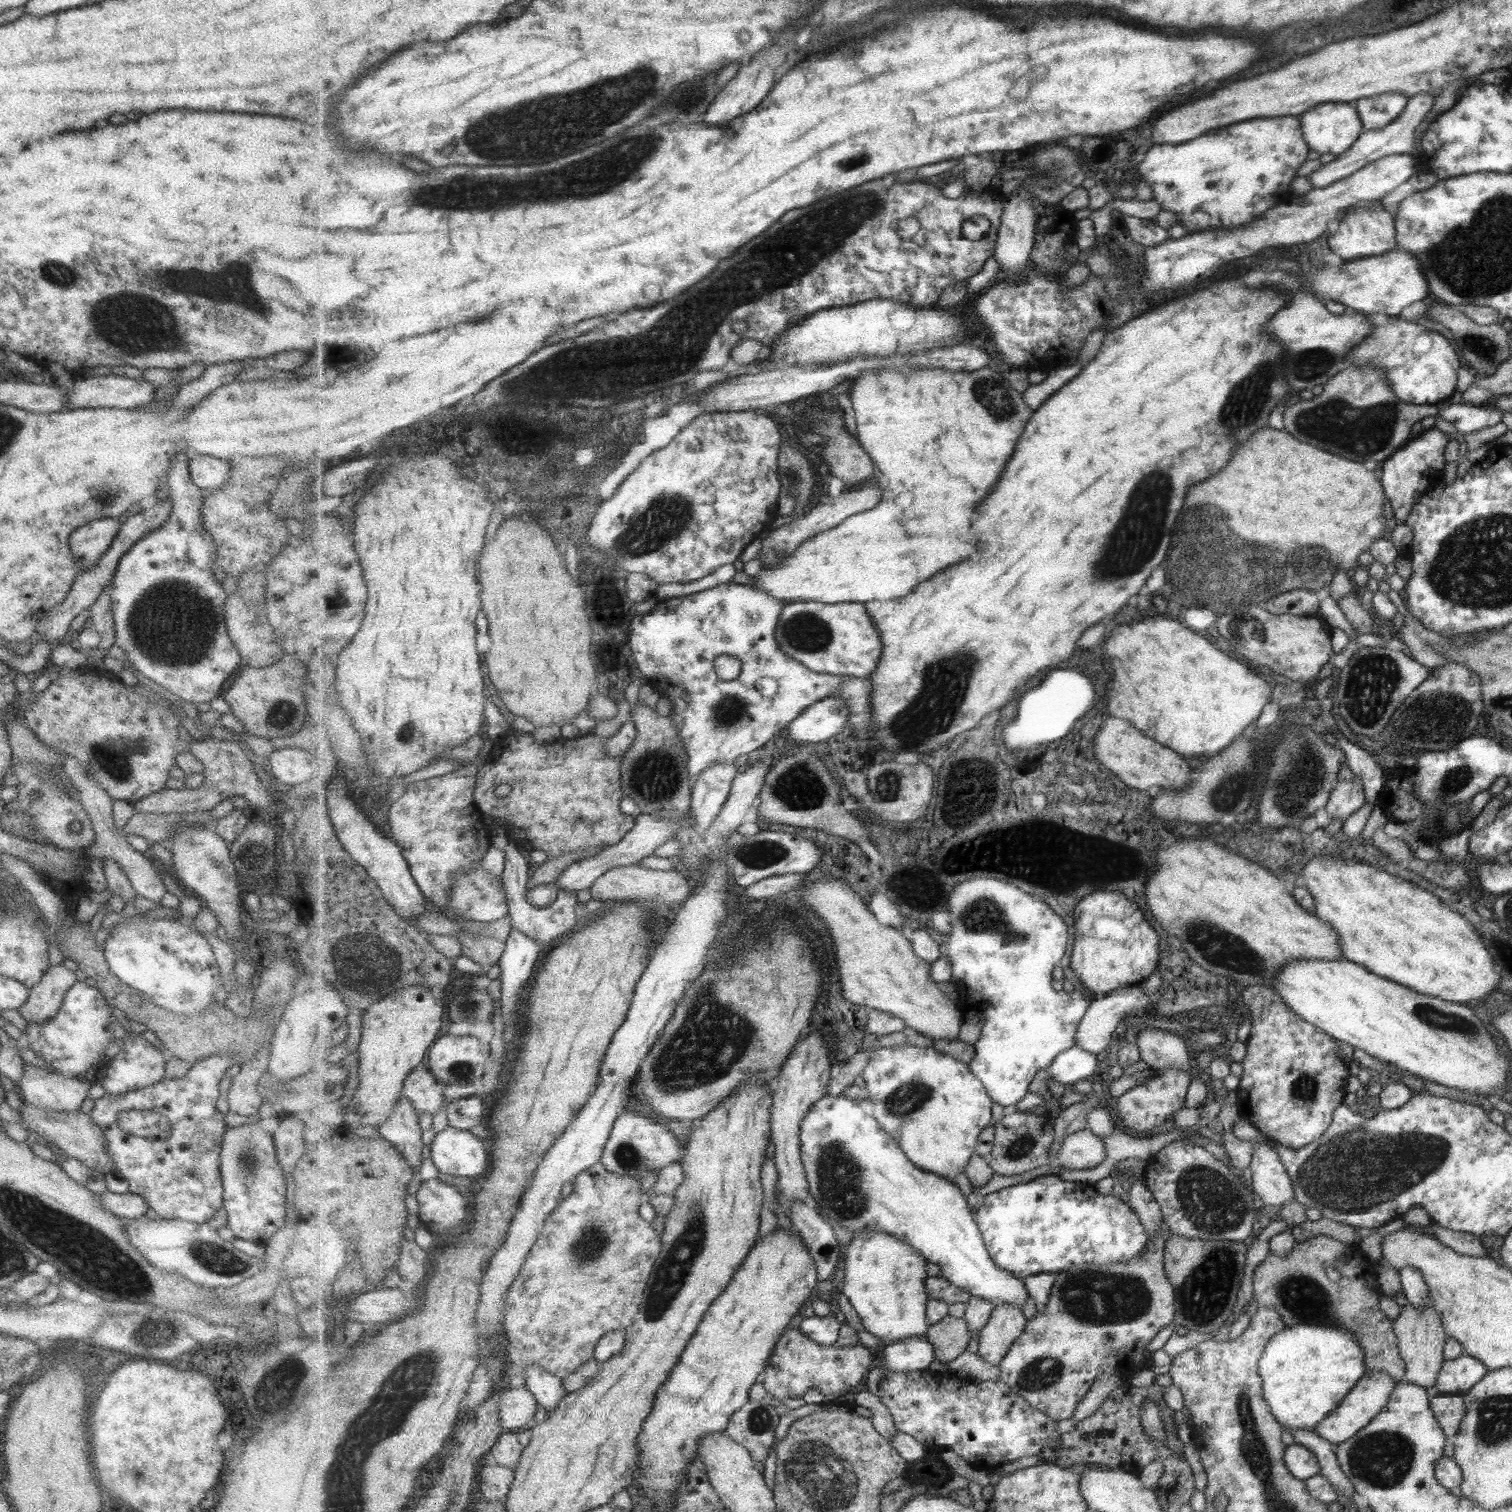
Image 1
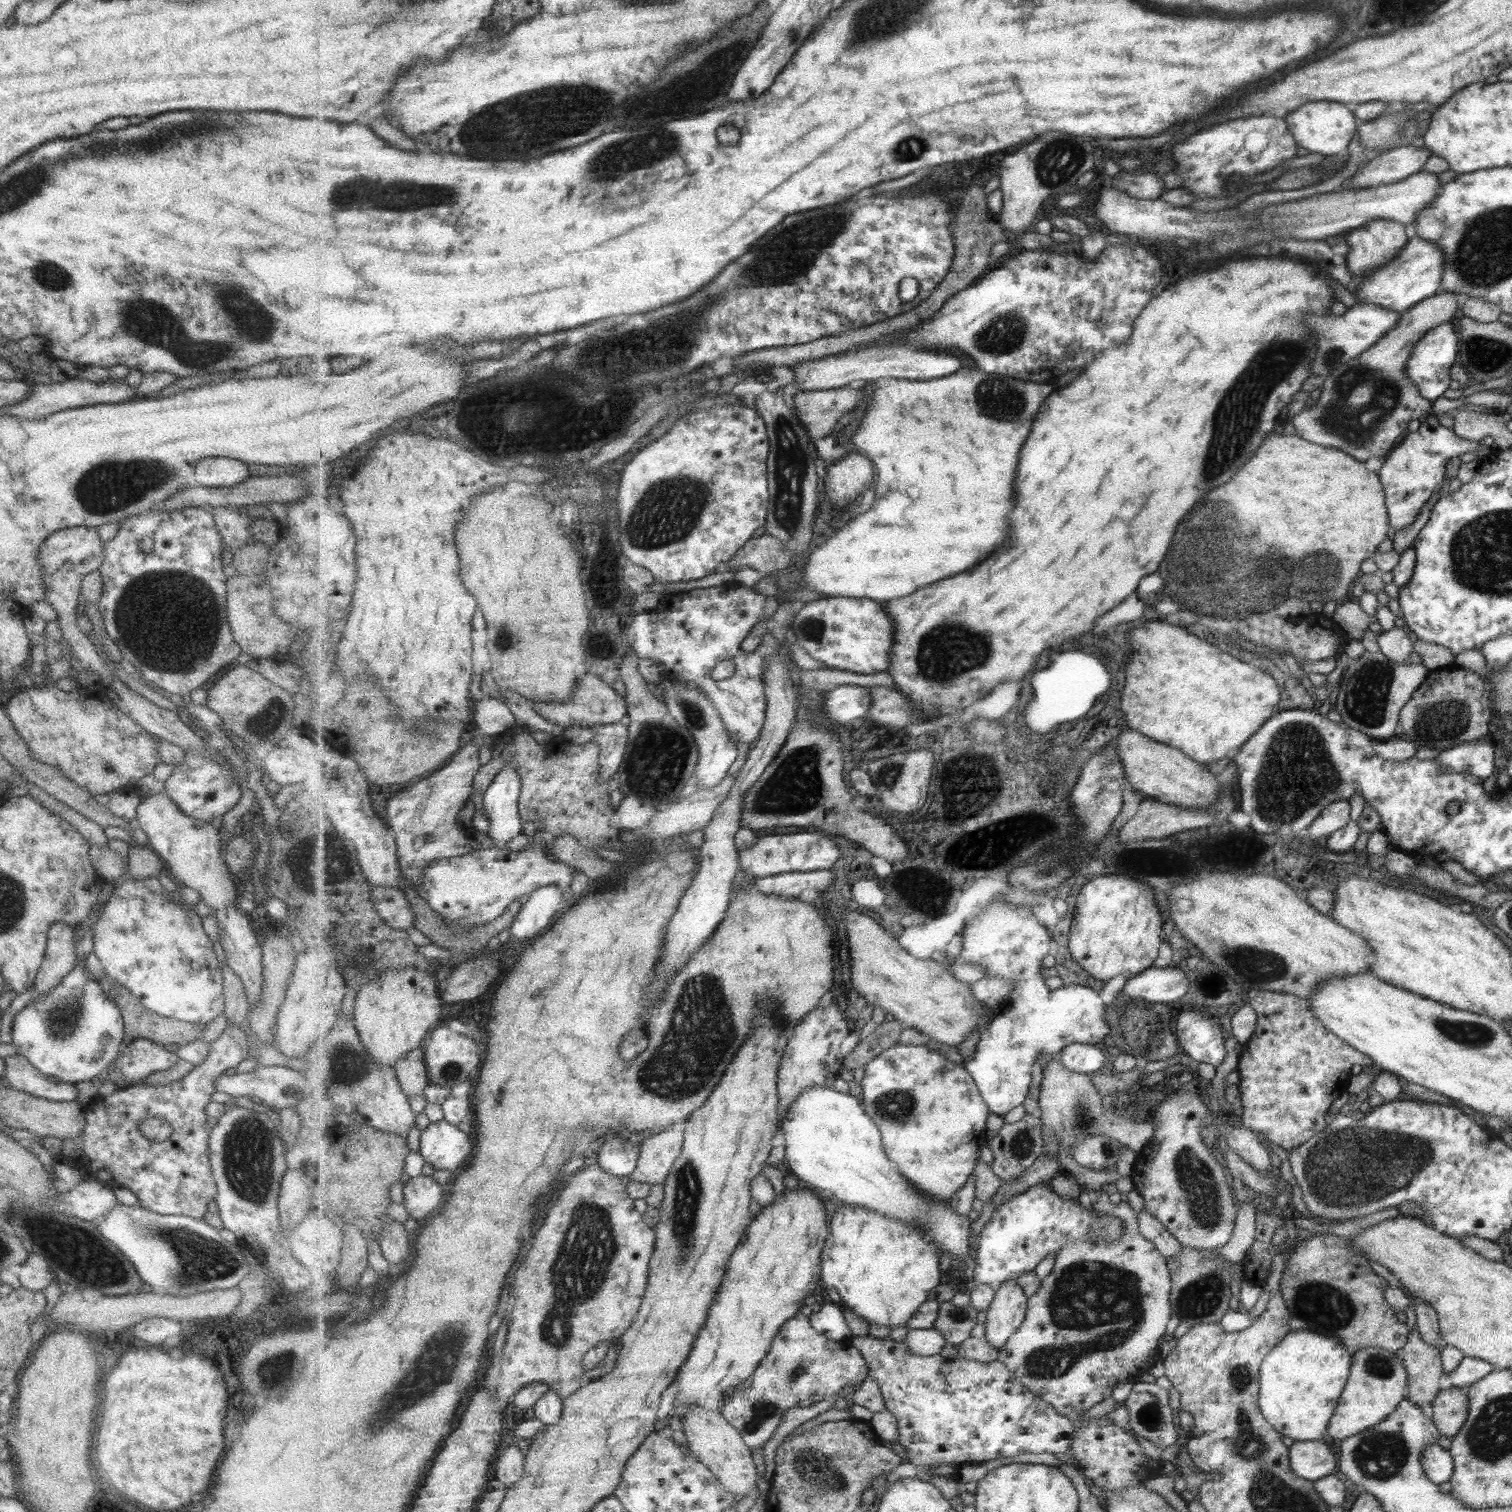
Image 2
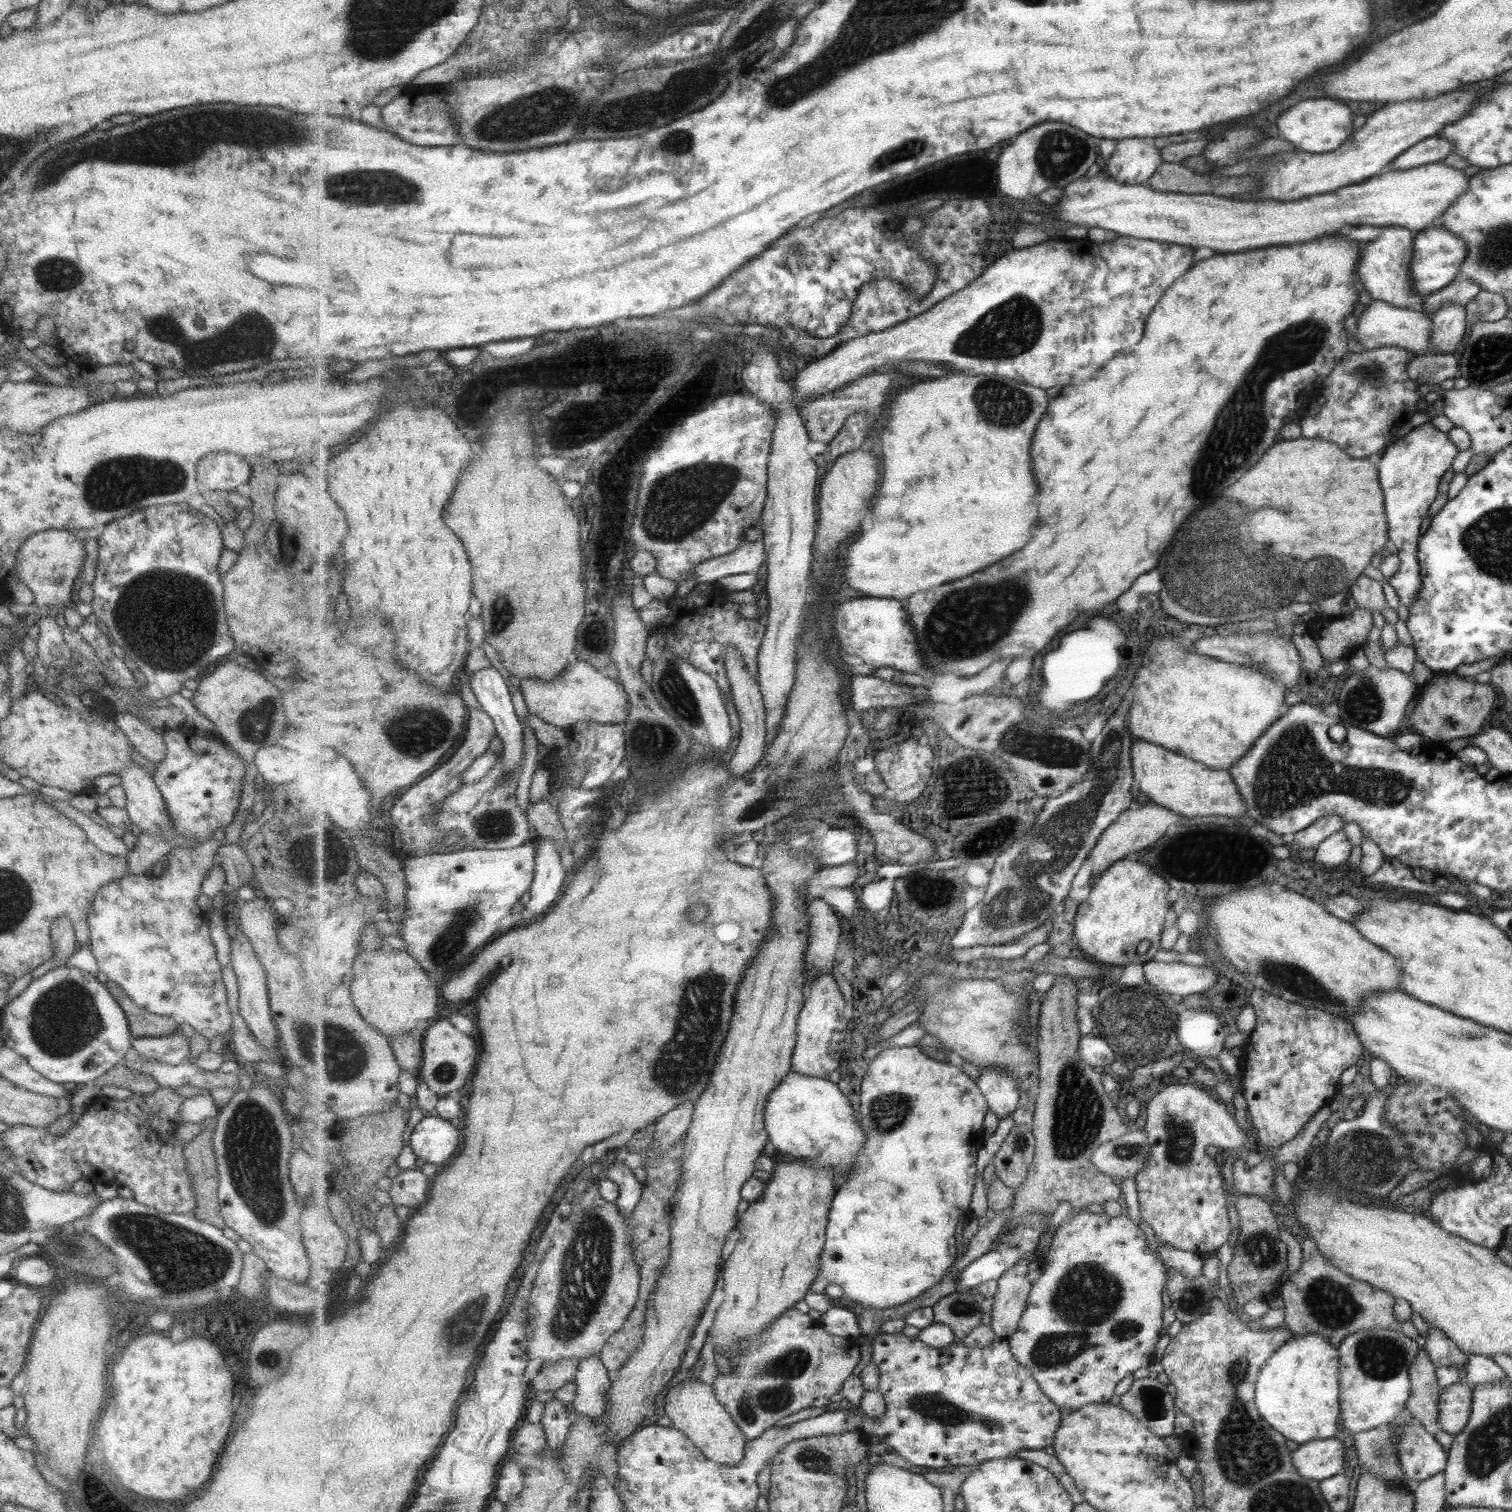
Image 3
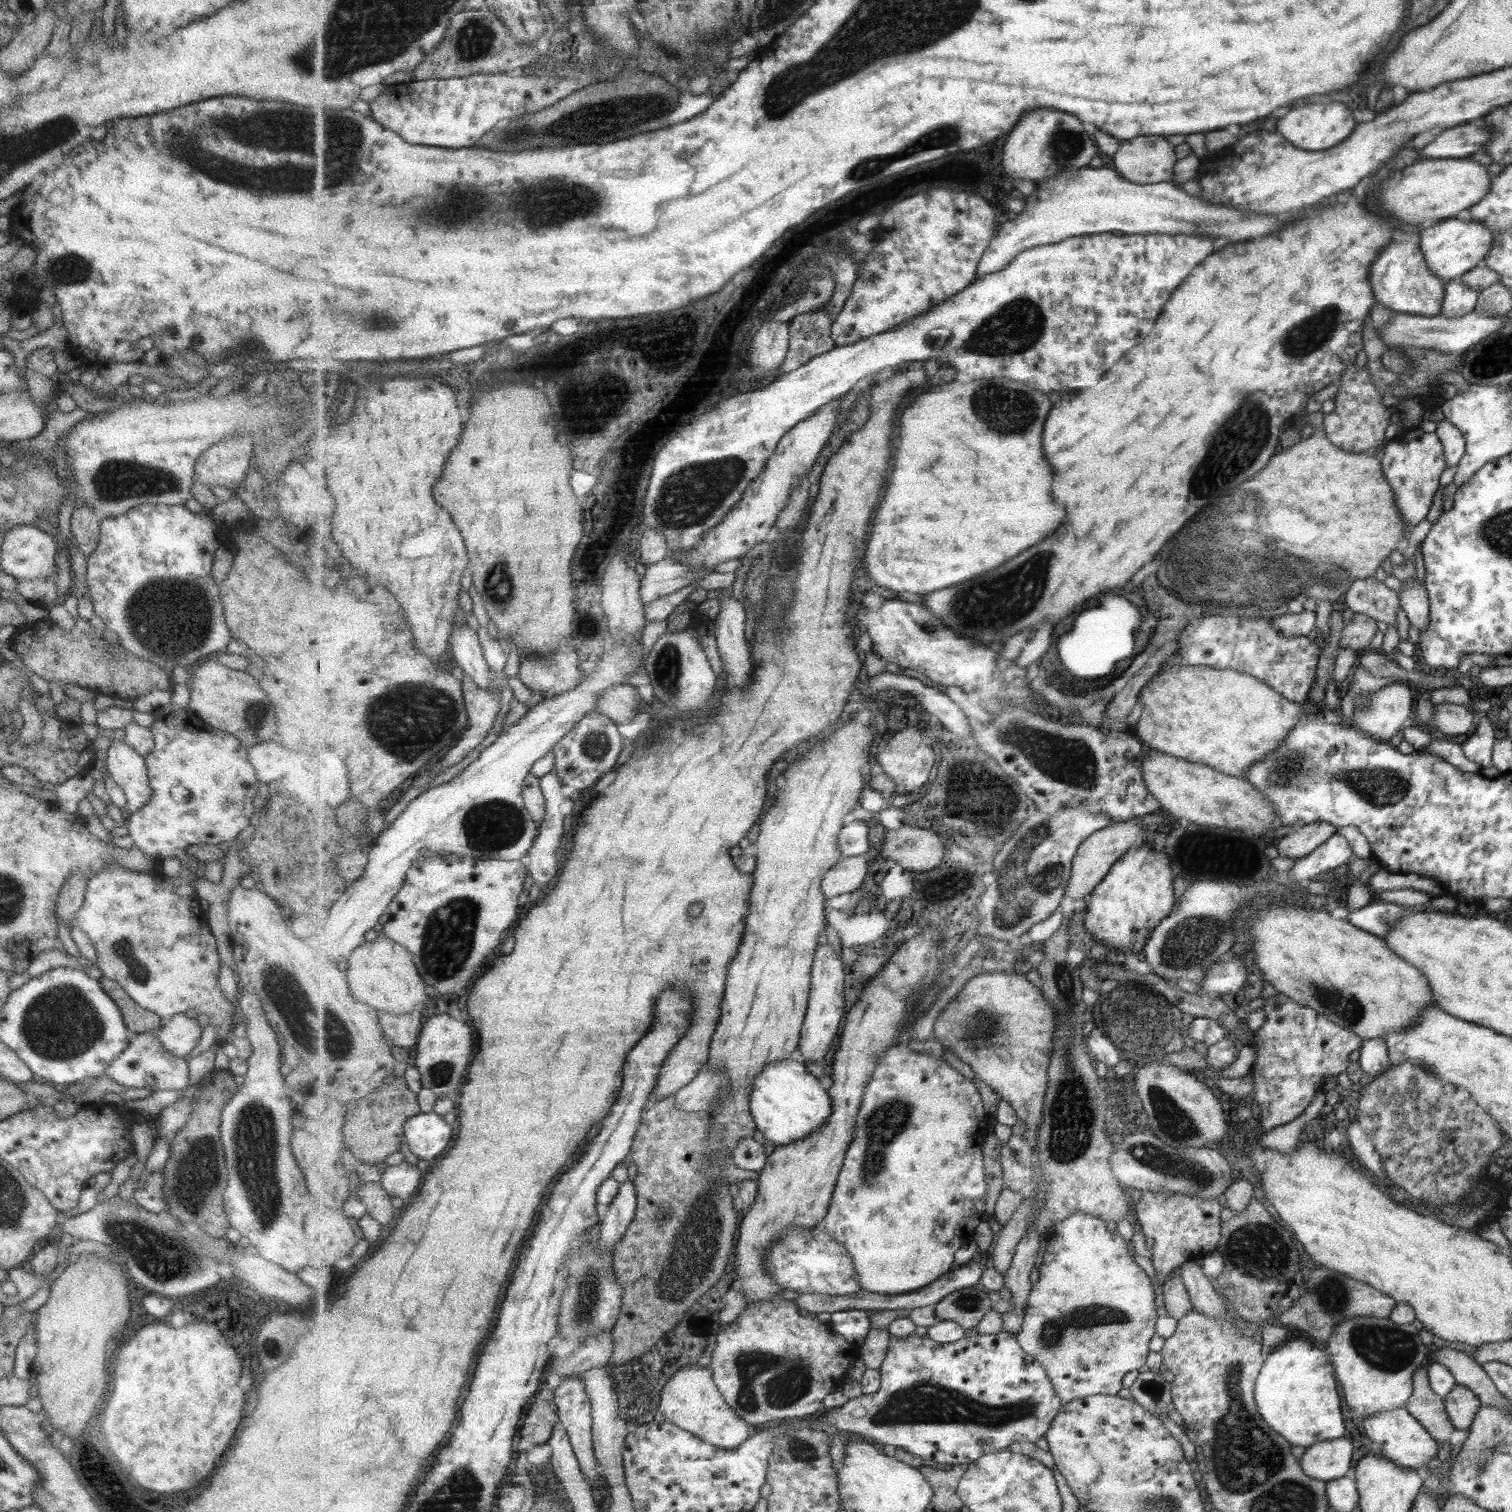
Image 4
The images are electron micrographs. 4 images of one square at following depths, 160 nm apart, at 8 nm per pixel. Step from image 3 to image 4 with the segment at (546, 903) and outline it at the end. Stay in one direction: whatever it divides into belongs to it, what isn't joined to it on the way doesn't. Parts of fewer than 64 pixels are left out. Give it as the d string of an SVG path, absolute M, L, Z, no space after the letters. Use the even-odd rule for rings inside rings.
M551 770L540 778L540 785L546 798L546 815L544 821L539 825L540 833L536 838L533 848L526 857L526 861L529 863L528 870L533 875L535 884L537 884L539 888L547 888L547 884L549 884L551 880L555 880L557 874L559 874L557 848L561 846L565 828L568 827L569 815L573 812L573 799L568 797L567 788L564 788L560 776L554 770Z

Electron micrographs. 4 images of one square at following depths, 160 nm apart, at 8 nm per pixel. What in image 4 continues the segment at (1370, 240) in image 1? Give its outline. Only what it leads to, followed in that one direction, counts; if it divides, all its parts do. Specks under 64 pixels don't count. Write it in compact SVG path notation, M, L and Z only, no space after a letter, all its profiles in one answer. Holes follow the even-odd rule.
M1393 241L1378 256L1370 268L1370 285L1375 286L1373 294L1378 298L1378 304L1390 308L1392 312L1430 316L1440 314L1445 286L1442 278L1430 271L1417 245Z

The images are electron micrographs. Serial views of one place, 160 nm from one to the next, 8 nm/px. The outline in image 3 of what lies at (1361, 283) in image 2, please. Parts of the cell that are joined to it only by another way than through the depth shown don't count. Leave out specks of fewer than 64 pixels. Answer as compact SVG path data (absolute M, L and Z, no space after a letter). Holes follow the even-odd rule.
M1436 226L1418 231L1413 239L1413 258L1410 262L1410 277L1419 296L1449 285L1459 275L1462 262L1466 261L1467 248L1463 239L1443 227Z

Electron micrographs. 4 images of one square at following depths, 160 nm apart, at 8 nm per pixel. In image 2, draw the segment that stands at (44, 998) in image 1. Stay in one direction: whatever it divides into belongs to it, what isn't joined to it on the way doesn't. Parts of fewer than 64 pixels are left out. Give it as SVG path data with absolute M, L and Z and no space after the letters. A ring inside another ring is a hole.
M66 922L50 924L46 932L46 949L39 970L34 978L35 990L27 1003L45 996L75 964L76 928Z

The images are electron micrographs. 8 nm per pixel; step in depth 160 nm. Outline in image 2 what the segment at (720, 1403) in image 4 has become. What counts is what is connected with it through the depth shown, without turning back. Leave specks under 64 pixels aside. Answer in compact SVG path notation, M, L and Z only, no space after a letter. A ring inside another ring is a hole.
M693 1405L680 1424L687 1435L688 1446L698 1459L706 1464L718 1476L726 1489L738 1500L753 1488L757 1480L757 1468L751 1455L752 1448L744 1441L742 1434L733 1426L719 1410L709 1410Z

